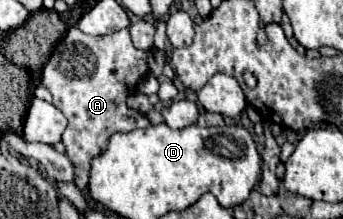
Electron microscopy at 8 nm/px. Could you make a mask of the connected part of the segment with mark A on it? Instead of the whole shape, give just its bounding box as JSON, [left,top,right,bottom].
[40,27,150,189]

